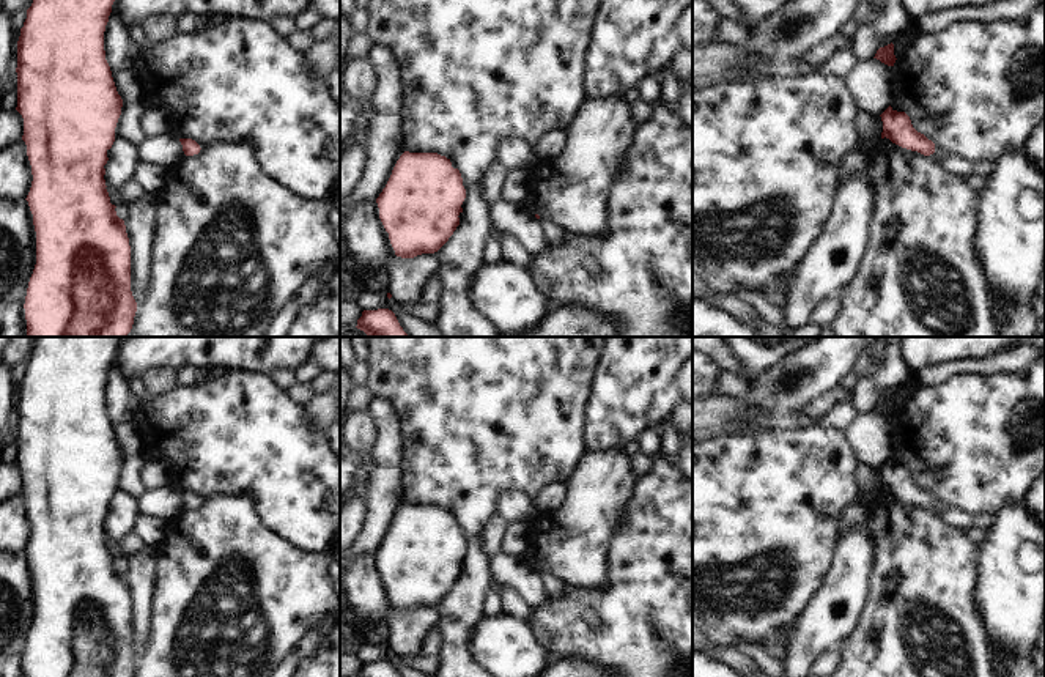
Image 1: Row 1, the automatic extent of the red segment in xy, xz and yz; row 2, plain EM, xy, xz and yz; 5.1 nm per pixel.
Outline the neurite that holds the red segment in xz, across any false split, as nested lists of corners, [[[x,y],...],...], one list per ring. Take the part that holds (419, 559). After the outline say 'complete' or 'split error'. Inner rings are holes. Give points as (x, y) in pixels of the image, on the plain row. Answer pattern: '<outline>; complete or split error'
[[[404,504],[376,551],[395,608],[438,605],[460,578],[464,551],[461,526],[450,512]]]; complete

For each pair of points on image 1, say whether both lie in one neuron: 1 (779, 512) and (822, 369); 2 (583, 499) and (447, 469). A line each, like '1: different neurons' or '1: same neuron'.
1: different neurons
2: different neurons

